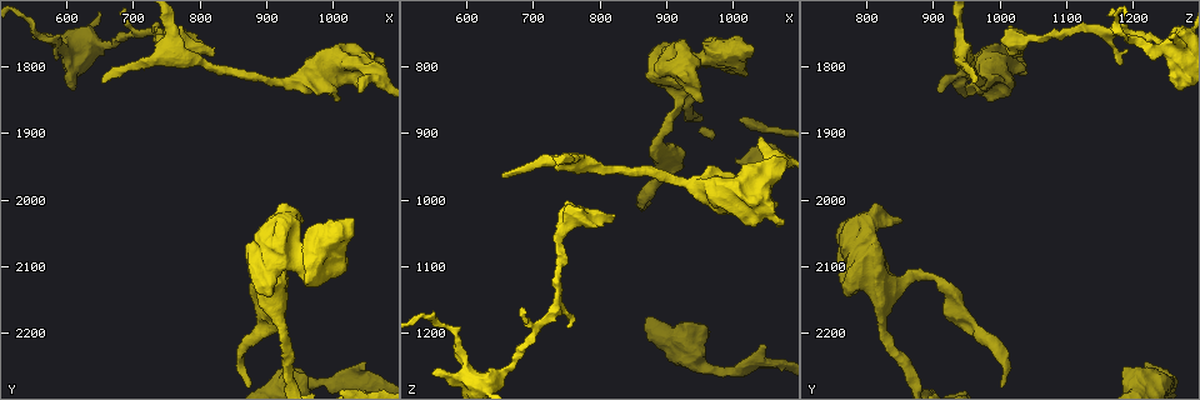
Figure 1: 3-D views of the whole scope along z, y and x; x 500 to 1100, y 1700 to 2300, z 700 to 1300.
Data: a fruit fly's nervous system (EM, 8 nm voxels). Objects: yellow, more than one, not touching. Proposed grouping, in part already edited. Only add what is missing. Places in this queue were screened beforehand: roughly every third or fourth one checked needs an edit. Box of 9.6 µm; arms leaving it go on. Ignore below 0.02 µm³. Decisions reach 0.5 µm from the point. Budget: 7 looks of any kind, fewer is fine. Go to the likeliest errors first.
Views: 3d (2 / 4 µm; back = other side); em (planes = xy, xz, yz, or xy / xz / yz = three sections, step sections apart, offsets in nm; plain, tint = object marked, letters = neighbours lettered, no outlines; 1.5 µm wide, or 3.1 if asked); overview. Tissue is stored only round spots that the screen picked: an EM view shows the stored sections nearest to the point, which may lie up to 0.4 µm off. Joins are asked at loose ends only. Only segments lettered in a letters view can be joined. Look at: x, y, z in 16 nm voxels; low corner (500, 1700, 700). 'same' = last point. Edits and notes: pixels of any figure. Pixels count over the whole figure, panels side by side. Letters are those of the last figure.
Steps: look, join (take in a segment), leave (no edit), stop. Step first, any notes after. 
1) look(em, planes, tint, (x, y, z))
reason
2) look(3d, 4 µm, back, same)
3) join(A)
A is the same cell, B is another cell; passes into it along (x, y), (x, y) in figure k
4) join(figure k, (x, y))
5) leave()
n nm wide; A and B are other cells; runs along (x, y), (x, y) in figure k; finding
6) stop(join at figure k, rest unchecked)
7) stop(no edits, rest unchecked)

look(3d, 4 µm, (950, 2025, 845))
an open end

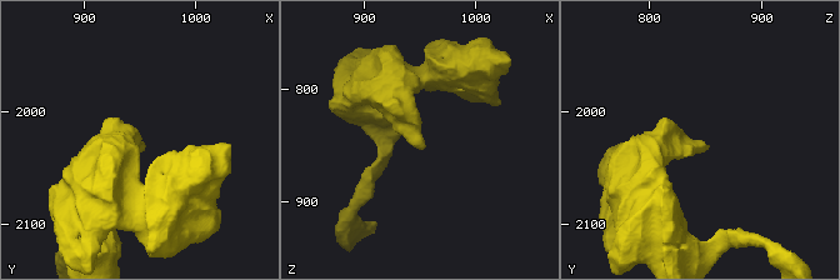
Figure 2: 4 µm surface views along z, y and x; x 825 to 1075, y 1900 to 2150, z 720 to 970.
look(em, yz, step 8, letters, (954, 2030, 850))
need the tissue

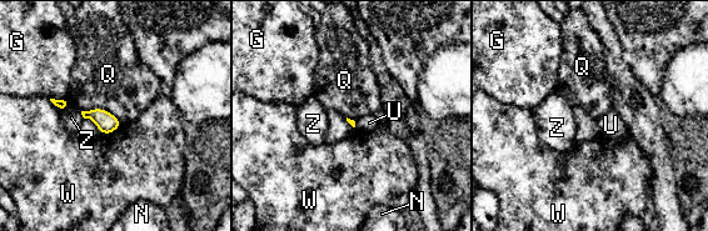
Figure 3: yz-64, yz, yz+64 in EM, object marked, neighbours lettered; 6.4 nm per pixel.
leave()
G, N, Q, U, W and Z are other cells; border along (81, 110), (105, 109), (121, 121) in figure 3; no lettered segment goes on from it

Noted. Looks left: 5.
look(em, xy, step 4, letters, (1050, 2245, 1225))
free end

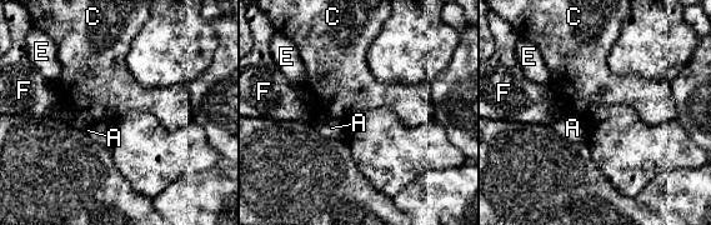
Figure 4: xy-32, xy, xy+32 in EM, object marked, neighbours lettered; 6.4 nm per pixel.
look(em, planes, letters, same)
another direction

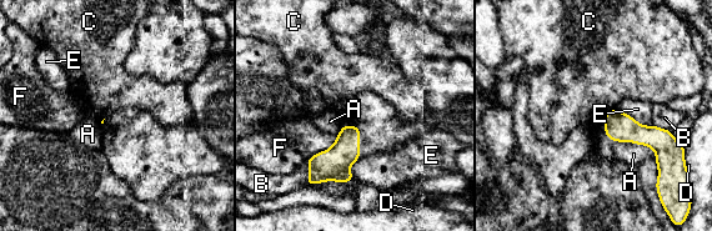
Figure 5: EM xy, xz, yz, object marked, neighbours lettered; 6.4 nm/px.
leave()
180 nm wide; A, B, C, D, E and F are other cells; border along (616, 108), (641, 124), (652, 125) in figure 5; none of them fits

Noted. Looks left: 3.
look(em, planes, letters, (1035, 1840, 910))

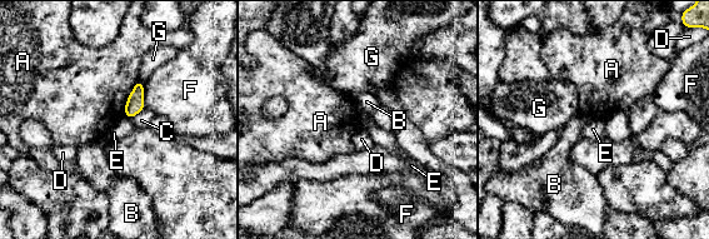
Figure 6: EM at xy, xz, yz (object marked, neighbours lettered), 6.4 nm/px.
leave()
110 nm wide; A touches over 260 nm; A, B, C, D, E, F and G are other cells; no lettered segment goes on from it

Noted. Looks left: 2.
stop(no edits, rest unchecked)

